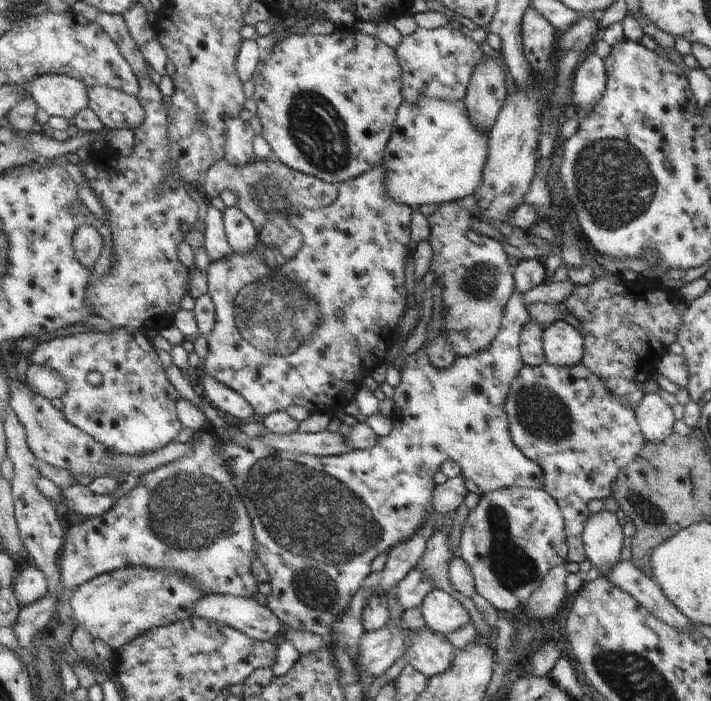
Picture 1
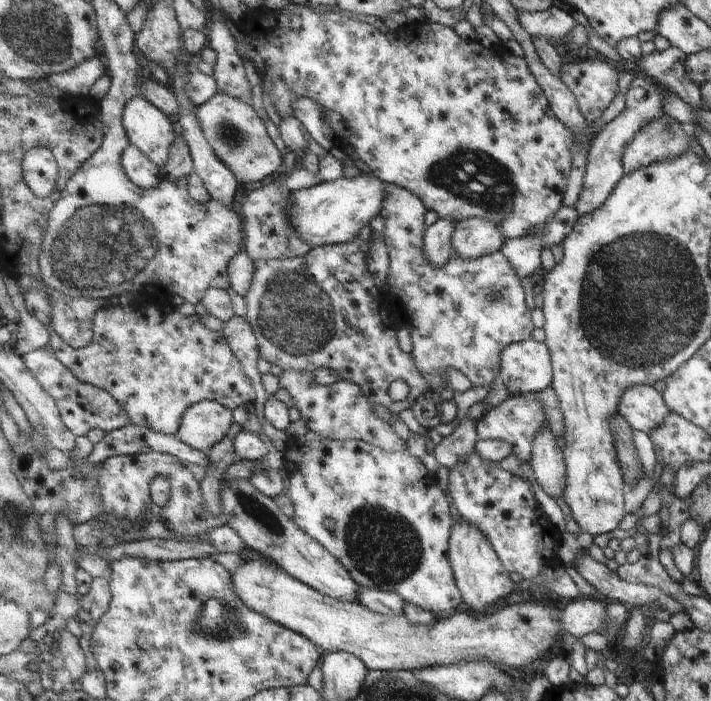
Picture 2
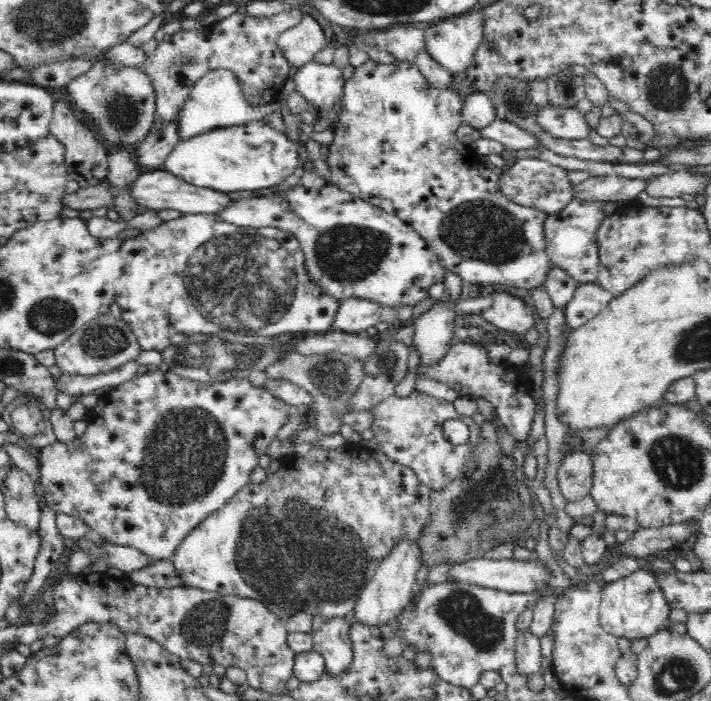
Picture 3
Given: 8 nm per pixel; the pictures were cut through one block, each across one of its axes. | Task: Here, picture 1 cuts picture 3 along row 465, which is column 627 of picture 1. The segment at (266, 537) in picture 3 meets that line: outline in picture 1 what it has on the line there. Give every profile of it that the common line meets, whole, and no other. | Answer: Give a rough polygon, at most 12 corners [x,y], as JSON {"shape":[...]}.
{"shape":[[621,274],[574,285],[580,362],[635,408],[681,300]]}

